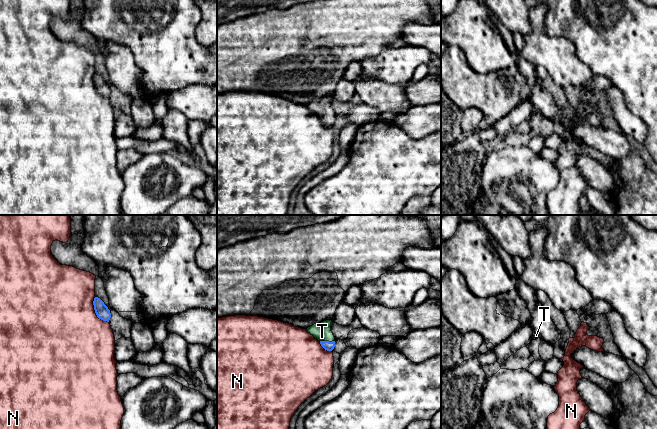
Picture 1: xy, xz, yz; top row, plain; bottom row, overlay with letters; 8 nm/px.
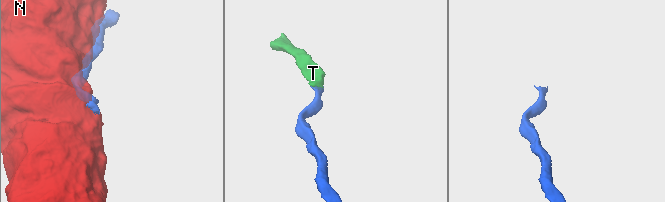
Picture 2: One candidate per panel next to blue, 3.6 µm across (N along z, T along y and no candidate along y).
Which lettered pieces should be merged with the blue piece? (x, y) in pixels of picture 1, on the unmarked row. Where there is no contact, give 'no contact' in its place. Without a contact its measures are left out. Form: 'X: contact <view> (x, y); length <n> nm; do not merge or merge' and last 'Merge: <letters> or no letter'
N: contact xy (95, 88); length 240 nm; do not merge
T: contact xz (327, 117); length 120 nm; merge
Merge: T

